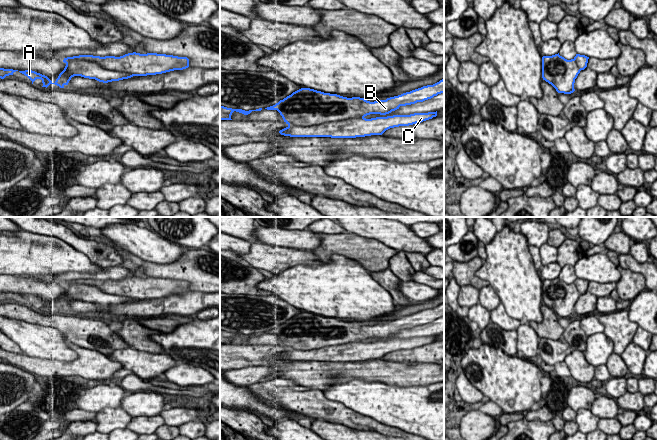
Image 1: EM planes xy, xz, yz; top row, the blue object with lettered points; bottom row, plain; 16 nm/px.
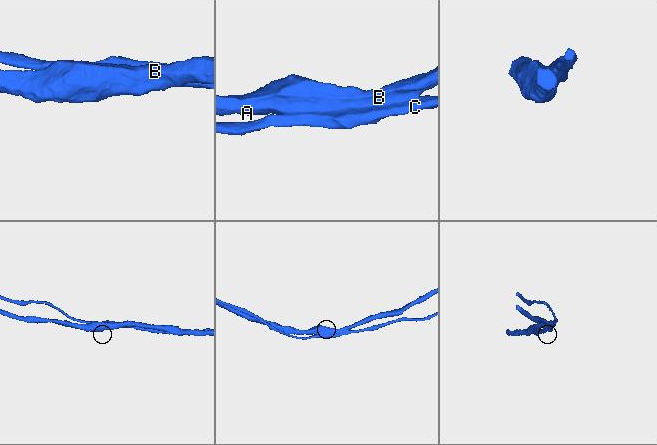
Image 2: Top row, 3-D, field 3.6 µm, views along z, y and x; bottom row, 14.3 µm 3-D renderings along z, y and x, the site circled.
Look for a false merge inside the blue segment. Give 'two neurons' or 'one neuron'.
two neurons

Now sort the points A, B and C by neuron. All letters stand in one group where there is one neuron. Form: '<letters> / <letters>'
A B / C

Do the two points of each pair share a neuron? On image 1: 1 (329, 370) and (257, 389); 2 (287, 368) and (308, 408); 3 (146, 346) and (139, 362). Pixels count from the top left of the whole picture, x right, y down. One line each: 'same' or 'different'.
1: different
2: different
3: different

